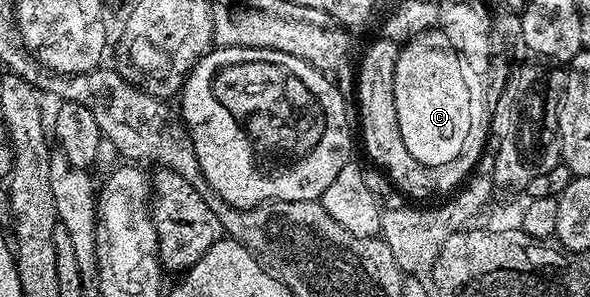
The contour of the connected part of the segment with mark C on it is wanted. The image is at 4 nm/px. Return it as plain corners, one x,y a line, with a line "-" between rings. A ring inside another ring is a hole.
438,27
415,34
397,55
397,65
393,71
393,101
379,97
375,105
357,105
357,115
360,138
366,135
367,127
399,127
401,139
417,163
438,167
457,159
462,143
470,133
471,86
465,76
465,66
446,35

